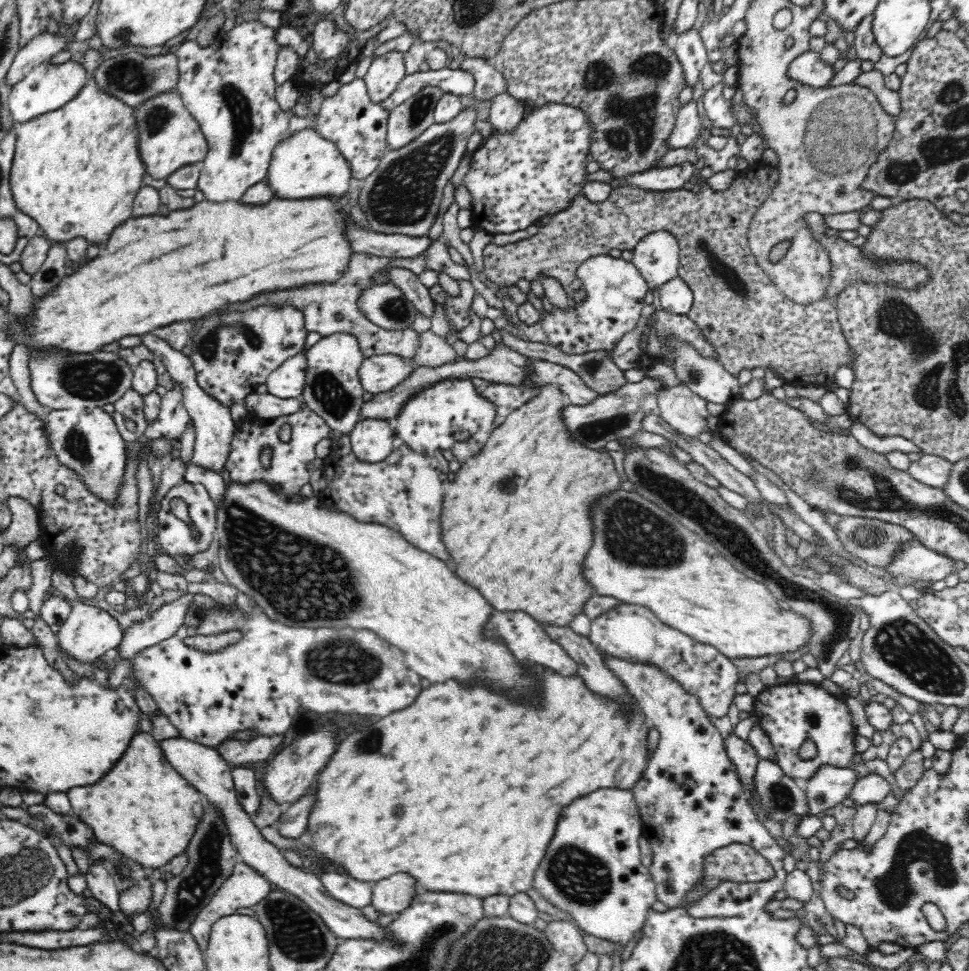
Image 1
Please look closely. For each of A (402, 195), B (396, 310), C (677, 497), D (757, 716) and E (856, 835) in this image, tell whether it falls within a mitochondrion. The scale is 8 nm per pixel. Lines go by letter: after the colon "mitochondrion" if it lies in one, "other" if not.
A: mitochondrion
B: mitochondrion
C: mitochondrion
D: other
E: other

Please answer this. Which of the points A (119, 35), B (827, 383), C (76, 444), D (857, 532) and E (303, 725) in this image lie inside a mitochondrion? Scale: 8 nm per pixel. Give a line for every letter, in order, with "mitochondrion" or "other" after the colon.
A: mitochondrion
B: other
C: mitochondrion
D: mitochondrion
E: other

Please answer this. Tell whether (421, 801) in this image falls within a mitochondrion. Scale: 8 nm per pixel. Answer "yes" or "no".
no

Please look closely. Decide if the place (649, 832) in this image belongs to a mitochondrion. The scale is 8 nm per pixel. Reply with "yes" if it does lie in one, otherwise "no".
no

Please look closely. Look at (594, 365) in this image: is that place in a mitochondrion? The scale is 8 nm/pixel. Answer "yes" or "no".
yes

